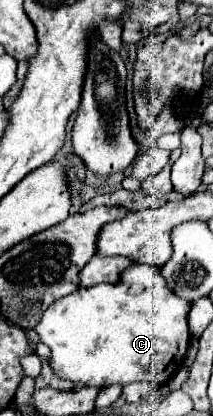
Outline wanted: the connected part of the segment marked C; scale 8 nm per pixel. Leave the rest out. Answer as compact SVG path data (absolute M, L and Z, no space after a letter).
M132 264L116 284L80 288L52 302L34 330L52 350L52 370L62 380L100 388L130 382L164 384L184 364L190 342L190 308L190 302L184 302L166 286L160 268Z

